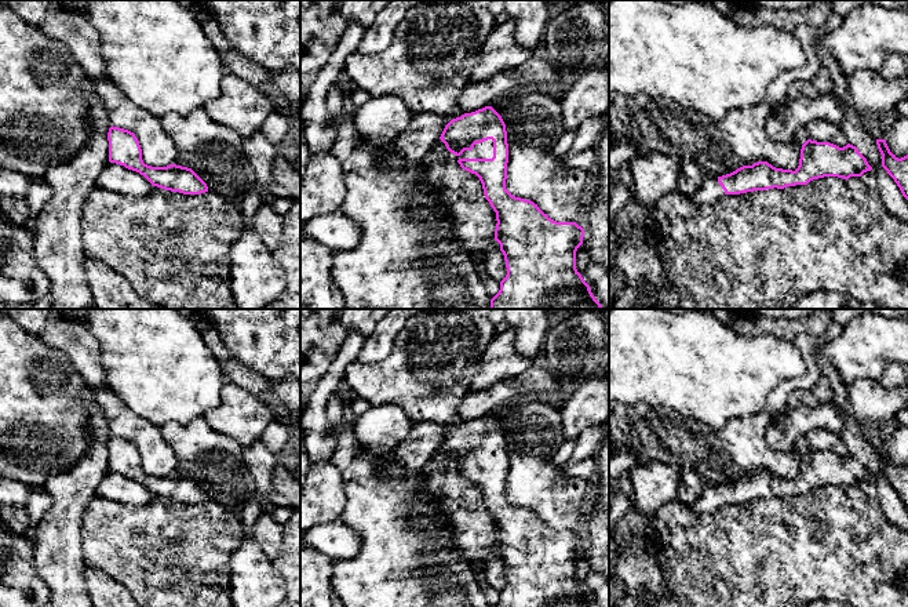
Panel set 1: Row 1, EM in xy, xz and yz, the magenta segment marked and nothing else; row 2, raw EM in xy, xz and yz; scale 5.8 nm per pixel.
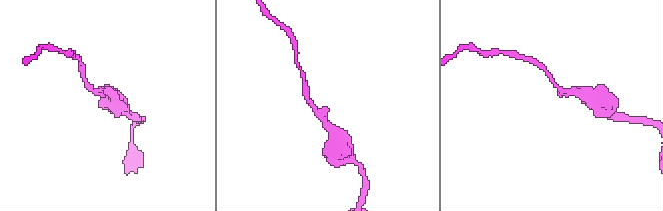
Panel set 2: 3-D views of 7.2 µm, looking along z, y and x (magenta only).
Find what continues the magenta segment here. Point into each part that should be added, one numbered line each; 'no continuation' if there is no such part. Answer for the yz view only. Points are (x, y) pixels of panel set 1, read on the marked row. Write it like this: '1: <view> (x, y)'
1: yz (710, 191)

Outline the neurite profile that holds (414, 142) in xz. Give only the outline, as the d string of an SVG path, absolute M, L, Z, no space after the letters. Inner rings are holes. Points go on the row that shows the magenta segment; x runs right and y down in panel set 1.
M433 113L413 115L408 127L393 139L393 145L408 163L422 160L453 119Z

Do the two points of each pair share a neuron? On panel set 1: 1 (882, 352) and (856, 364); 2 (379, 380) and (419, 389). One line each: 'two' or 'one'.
1: one
2: one

